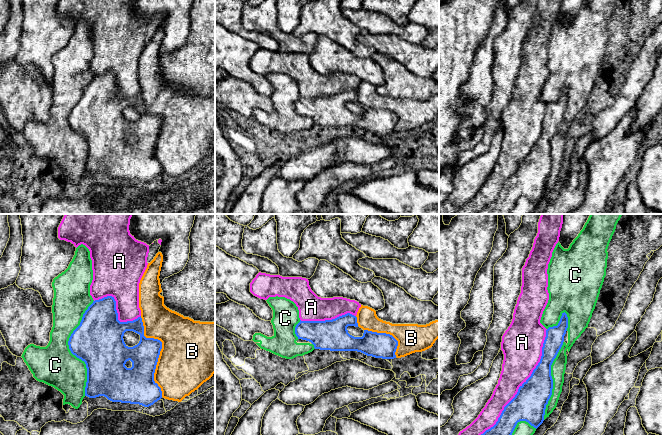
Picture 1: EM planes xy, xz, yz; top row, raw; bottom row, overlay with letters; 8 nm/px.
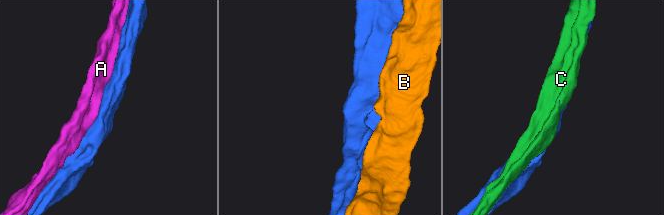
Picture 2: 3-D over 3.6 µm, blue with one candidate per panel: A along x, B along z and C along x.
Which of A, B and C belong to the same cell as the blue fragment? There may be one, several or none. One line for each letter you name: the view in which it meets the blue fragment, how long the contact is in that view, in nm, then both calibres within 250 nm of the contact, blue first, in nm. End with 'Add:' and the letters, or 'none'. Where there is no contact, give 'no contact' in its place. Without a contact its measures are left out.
Add: none

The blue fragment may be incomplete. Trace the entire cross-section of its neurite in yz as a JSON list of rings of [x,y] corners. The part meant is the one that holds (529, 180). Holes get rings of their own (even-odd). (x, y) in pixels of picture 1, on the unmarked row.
[[[564,88],[558,101],[546,106],[542,132],[531,152],[504,183],[496,200],[477,214],[509,214],[520,197],[526,197],[536,205],[543,199],[553,165],[551,141],[563,121],[567,104],[568,93]]]

